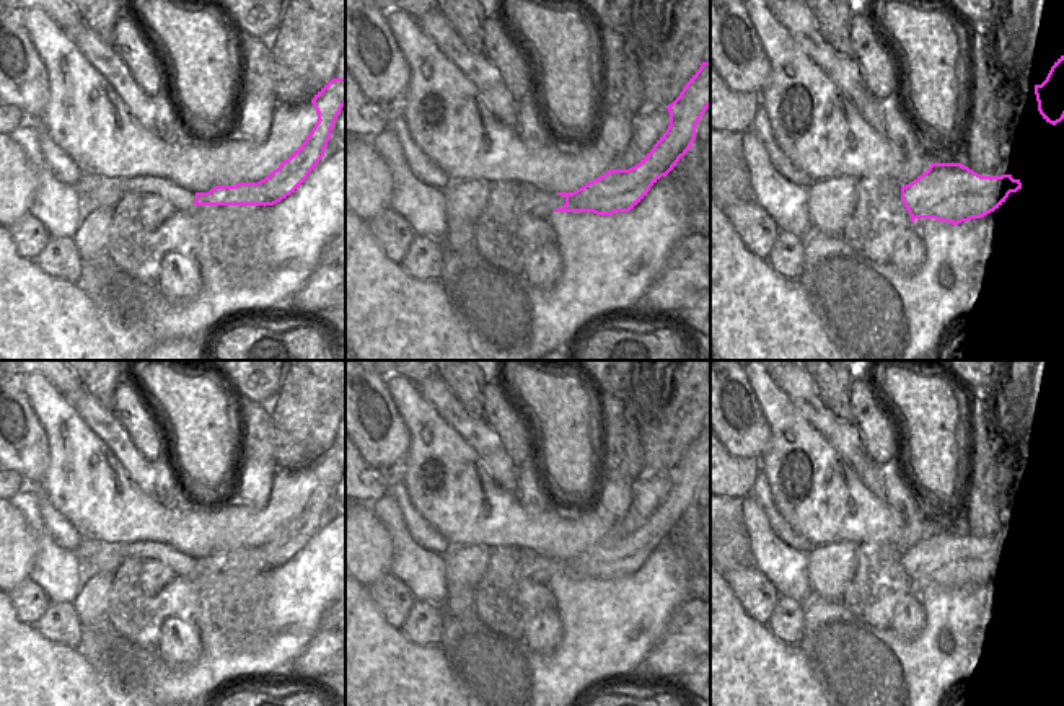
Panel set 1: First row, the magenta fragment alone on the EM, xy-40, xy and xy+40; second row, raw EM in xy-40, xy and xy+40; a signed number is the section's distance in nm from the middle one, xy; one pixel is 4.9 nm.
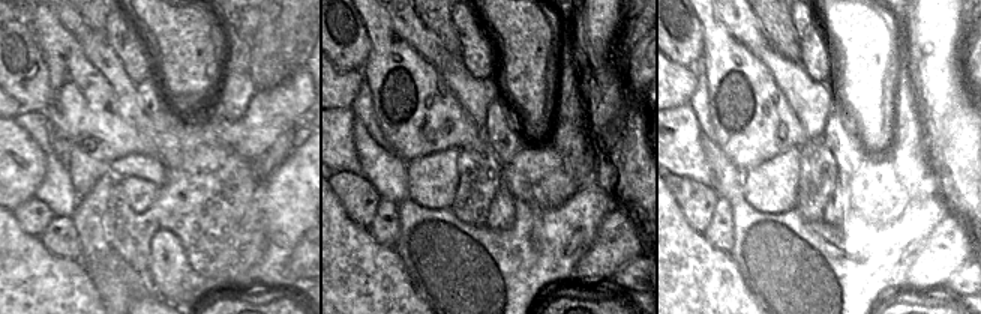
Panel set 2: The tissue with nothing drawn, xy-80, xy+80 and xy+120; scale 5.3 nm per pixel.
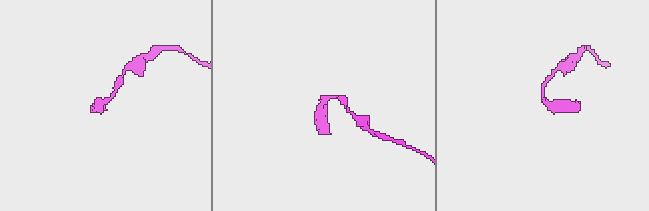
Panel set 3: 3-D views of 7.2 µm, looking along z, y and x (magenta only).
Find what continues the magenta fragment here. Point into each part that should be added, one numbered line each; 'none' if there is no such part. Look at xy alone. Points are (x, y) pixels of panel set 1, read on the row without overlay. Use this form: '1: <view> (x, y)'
1: xy (532, 566)

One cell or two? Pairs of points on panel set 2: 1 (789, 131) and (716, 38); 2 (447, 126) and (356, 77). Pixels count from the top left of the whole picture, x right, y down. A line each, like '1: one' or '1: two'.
1: one
2: two

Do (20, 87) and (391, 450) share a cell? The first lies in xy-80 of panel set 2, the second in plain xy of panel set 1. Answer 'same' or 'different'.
same

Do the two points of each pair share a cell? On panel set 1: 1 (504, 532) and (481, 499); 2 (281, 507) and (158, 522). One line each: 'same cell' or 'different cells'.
1: same cell
2: same cell

